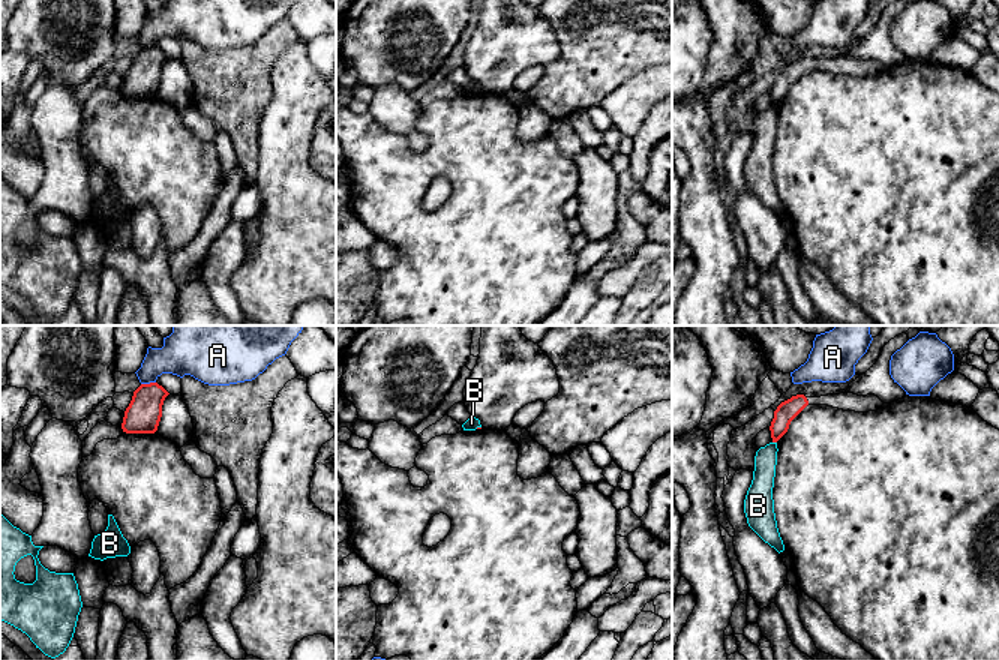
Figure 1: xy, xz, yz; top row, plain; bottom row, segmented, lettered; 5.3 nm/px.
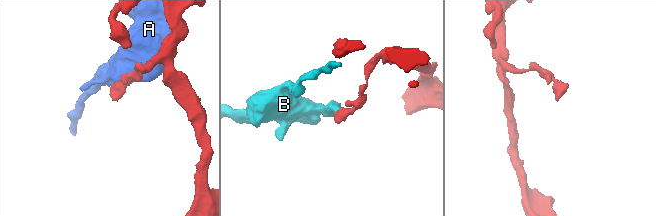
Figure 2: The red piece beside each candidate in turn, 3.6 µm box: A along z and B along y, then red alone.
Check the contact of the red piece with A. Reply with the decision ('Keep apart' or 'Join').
Keep apart

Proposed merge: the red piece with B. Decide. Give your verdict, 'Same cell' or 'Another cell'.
Another cell

